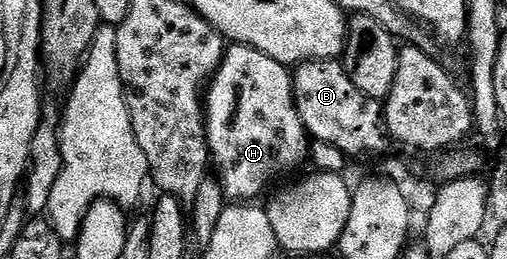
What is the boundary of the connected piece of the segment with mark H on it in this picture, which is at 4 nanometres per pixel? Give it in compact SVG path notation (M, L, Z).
M233 45L226 50L225 60L207 88L205 129L209 134L211 163L229 201L260 200L257 198L272 183L295 174L311 155L311 136L297 108L290 68L253 47Z

